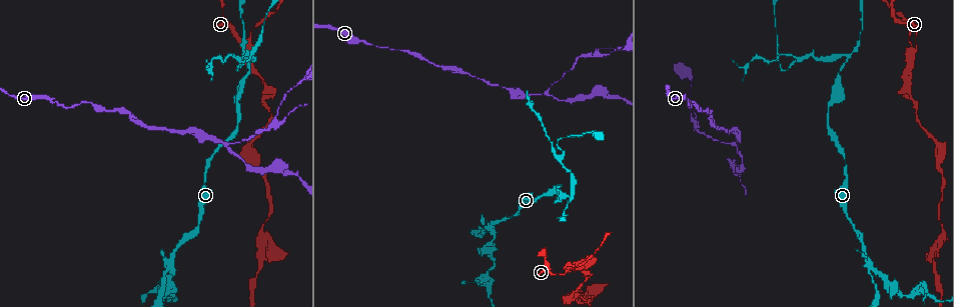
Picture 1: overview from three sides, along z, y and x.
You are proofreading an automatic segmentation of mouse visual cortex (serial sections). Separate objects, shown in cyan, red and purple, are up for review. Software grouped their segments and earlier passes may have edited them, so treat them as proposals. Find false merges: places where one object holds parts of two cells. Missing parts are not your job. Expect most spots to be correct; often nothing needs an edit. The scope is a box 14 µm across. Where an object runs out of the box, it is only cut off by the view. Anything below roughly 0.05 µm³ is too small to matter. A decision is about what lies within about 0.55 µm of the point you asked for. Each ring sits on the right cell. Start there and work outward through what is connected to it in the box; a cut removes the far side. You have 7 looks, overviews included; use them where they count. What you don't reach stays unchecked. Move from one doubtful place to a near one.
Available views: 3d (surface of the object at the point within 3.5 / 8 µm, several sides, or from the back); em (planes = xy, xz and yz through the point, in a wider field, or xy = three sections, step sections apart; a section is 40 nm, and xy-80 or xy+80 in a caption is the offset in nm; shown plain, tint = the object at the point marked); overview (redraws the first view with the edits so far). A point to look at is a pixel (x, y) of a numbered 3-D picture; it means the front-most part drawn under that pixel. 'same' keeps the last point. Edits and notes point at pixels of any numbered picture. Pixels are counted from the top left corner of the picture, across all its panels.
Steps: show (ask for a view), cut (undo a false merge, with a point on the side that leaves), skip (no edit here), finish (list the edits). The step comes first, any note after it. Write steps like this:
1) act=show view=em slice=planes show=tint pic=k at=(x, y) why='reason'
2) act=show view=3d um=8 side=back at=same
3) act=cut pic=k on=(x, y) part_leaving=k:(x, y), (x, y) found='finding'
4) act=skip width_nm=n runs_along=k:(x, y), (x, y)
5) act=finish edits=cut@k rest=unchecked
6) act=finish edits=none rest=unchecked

act=show view=3d um=8 pic=1 at=(169, 266) why='three-way junction'

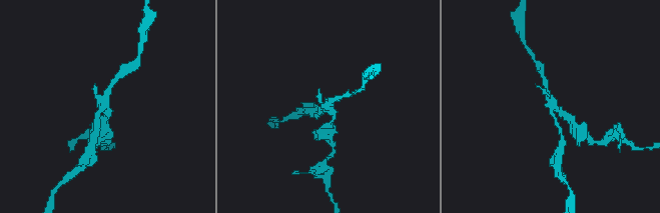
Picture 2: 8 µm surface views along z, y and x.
act=show view=3d um=3.5 pic=2 at=(105, 104) why='zoom in'

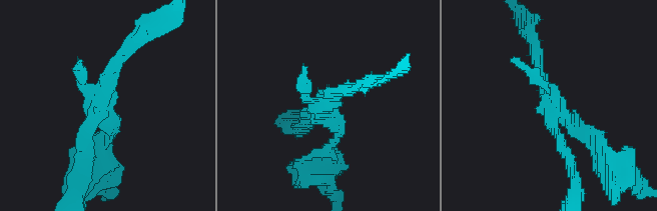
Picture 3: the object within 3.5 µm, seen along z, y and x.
act=cut pic=3 on=(585, 130) part_leaving=3:(553, 101), (591, 134), (611, 168) found='a second cell is stuck on'

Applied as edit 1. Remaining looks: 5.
act=show view=3d um=3.5 pic=1 at=(847, 58) why='sharp bend'

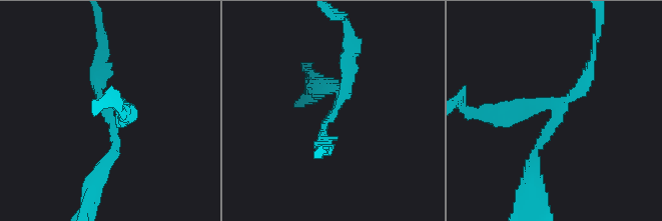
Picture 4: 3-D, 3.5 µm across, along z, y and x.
act=show view=em slice=xy step=2 show=tint pic=4 at=(556, 112) arms=3 arm_widths_nm=150,200,300

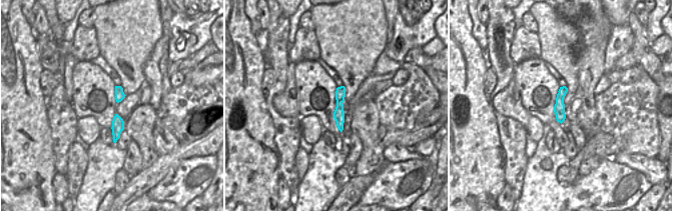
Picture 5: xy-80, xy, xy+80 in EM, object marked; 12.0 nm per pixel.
act=cut pic=4 on=(351, 76) part_leaving=4:(337, 109), (349, 81), (346, 27) found='a second cell is stuck on'

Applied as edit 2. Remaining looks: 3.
act=finish edits=cut@3,cut@4 rest=unchecked

